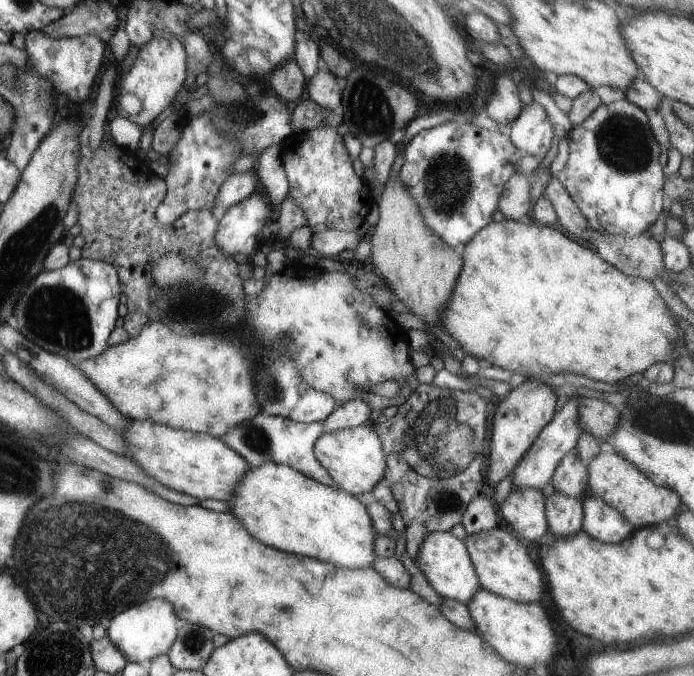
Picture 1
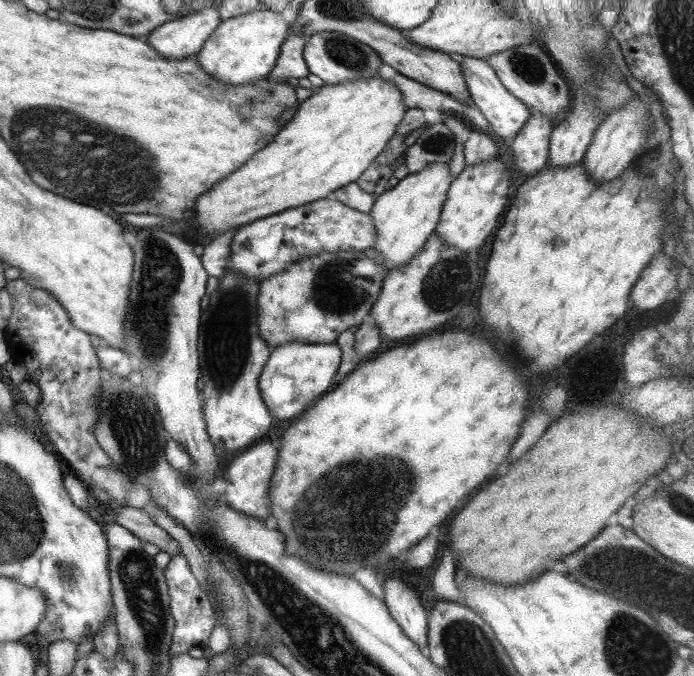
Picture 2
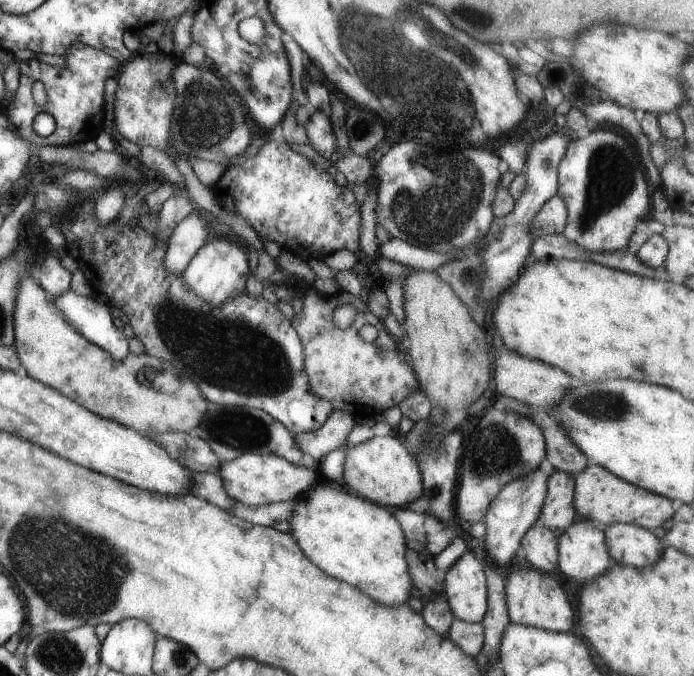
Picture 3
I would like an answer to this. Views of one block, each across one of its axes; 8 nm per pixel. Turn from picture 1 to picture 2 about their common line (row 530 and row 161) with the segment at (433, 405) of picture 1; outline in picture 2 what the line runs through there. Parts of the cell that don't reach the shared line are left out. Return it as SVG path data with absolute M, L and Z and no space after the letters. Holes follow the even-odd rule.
M444 122L430 124L405 152L408 172L415 173L433 162L450 162L454 154L456 135Z

